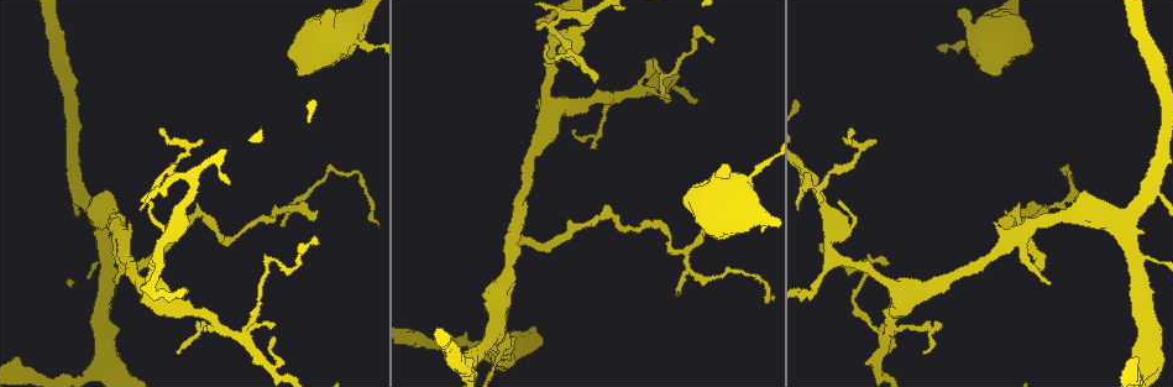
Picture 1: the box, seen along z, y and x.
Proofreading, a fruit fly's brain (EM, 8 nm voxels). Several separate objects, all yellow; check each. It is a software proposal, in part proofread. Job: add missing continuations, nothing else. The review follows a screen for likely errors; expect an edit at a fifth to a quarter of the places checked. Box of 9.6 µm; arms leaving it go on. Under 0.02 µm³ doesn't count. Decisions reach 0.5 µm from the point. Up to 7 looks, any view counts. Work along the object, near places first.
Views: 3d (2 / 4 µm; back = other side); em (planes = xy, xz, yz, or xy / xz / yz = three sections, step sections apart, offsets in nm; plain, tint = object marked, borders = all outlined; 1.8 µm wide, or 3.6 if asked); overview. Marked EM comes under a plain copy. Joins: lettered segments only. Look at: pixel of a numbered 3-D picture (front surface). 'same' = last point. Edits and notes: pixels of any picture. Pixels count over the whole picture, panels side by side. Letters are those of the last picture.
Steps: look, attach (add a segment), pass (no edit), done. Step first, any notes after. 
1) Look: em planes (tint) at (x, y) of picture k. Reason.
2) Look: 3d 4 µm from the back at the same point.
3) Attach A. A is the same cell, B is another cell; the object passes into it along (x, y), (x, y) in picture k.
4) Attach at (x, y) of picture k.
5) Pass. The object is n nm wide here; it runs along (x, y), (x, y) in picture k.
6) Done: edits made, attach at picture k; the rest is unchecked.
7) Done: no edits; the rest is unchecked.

Look: 3d 2 µm at (317, 214) of picture 1. Free end.

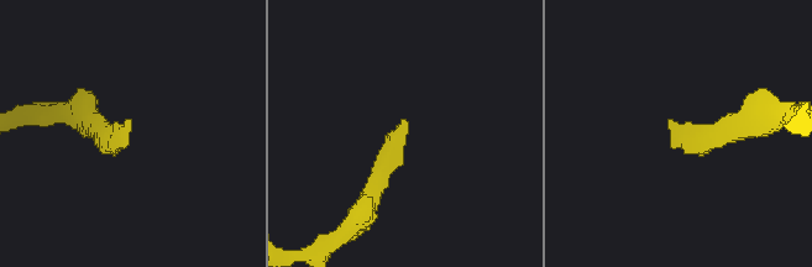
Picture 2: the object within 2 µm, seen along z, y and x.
Look: em xz step 4 (tint) at (403, 119) of picture 2. Now the EM.

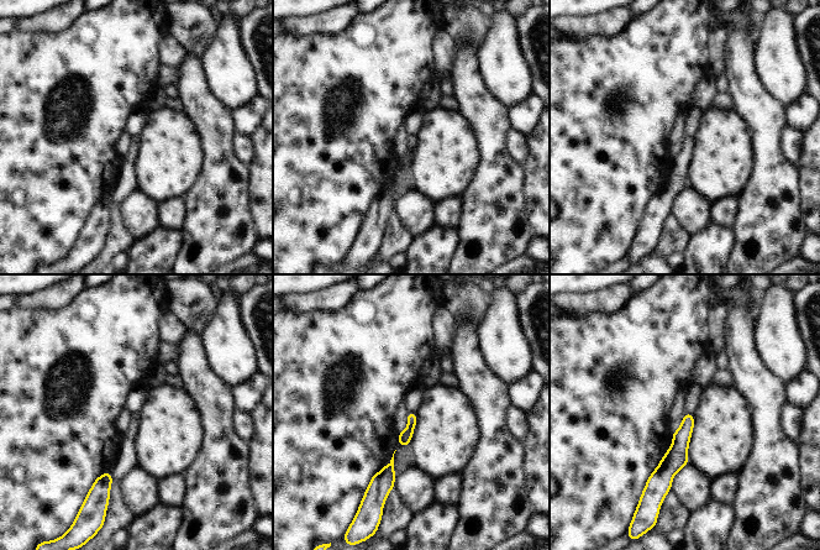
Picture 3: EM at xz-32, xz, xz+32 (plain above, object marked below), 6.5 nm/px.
Look: em planes (borders) at the same point.

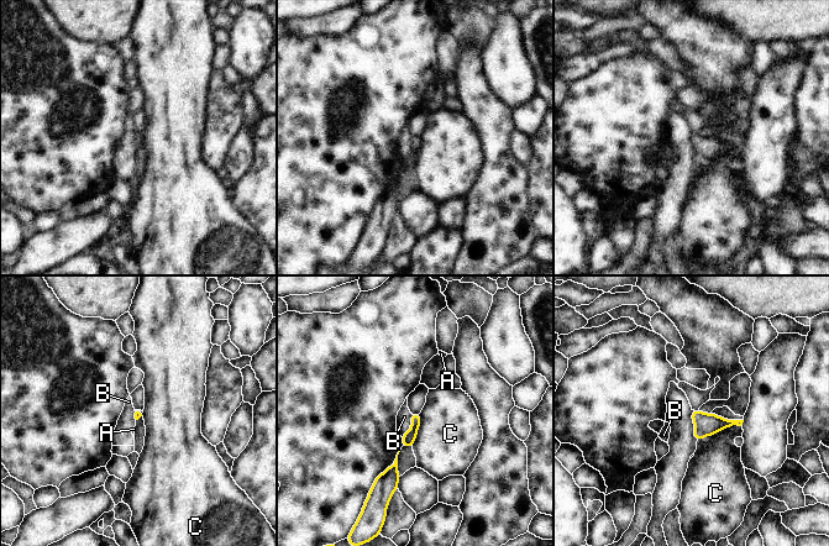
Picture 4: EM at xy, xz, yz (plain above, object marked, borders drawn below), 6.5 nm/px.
Pass. A, B and C are other cells; a border runs along (741, 424), (725, 426), (697, 441) in picture 4; no lettered segment goes on from it.

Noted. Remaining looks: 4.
Look: 3d 4 µm at (1049, 285) of picture 1. An open end.

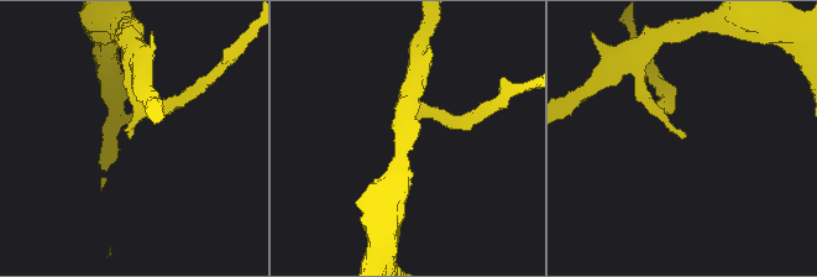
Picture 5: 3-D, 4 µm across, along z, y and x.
Look: em planes (borders) at (684, 135) of picture 5.

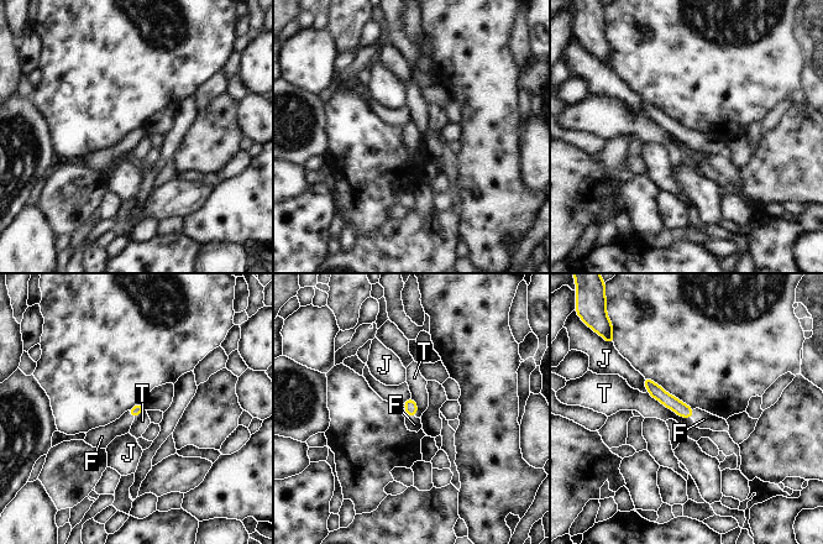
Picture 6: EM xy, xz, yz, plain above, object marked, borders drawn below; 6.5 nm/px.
Attach F. F is the same cell, J and T are other cells; the object passes into it along (409, 406), (408, 414), (414, 424) in picture 6; it goes on there.

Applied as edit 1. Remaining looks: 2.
Done: edits made, attach at picture 6; the rest is unchecked.

